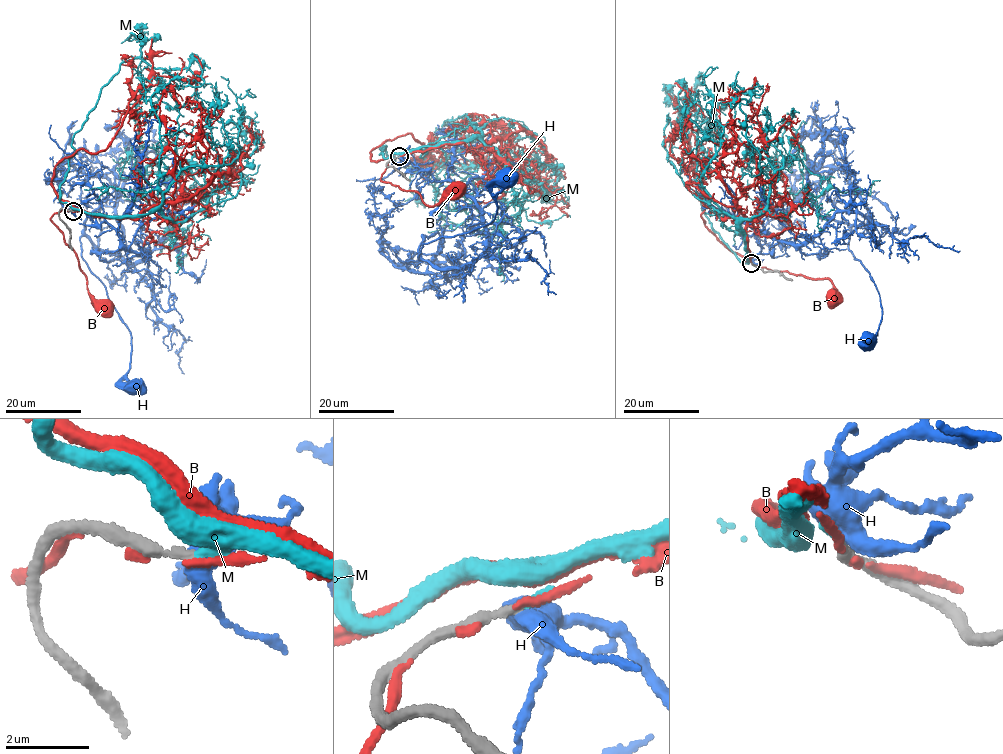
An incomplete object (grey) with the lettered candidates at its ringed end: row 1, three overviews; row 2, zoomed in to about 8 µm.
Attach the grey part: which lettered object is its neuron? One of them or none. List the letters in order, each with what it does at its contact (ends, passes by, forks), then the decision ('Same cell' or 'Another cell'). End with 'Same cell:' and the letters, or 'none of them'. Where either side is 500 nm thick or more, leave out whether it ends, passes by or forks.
B: It passes by. Another cell
H: It passes by. Another cell
M: It ends there. Same cell
Same cell: M

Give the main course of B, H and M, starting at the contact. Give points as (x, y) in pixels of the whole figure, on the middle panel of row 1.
B: (399, 156), (389, 162), (380, 180), (416, 192), (422, 201), (431, 206), (437, 204), (455, 184), (456, 188)
H: (399, 157), (456, 184), (487, 229), (472, 261), (437, 267), (418, 256), (423, 242), (490, 222), (504, 181)
M: (399, 157), (480, 139), (524, 172), (530, 190), (494, 236), (447, 221), (434, 202), (446, 172), (446, 182)

